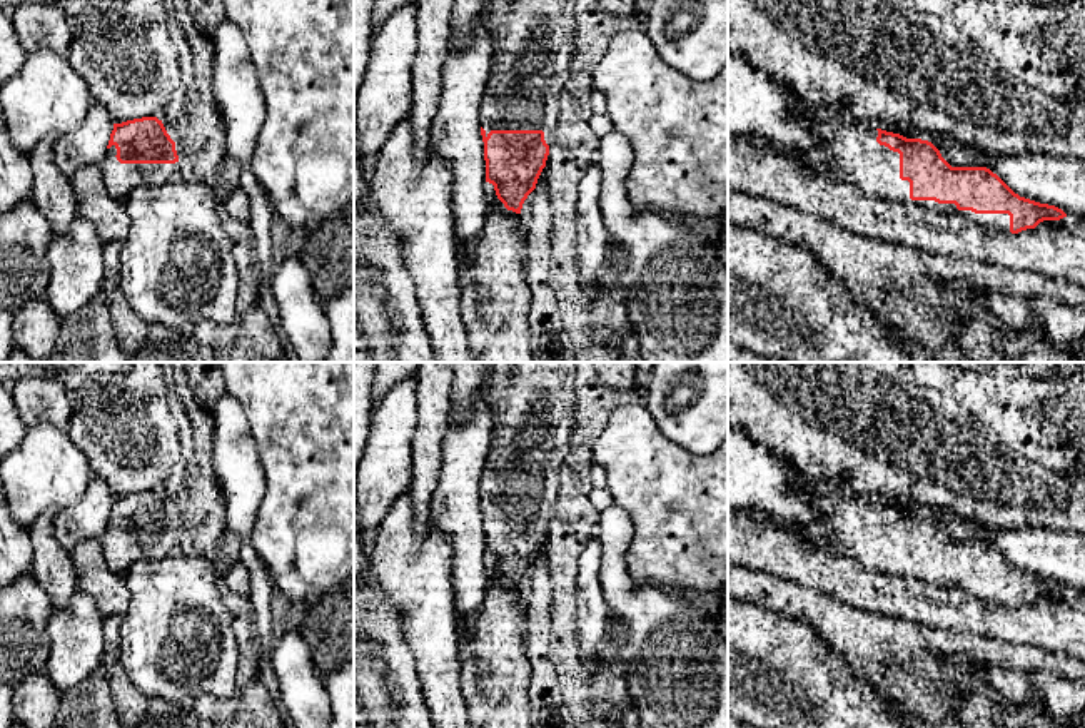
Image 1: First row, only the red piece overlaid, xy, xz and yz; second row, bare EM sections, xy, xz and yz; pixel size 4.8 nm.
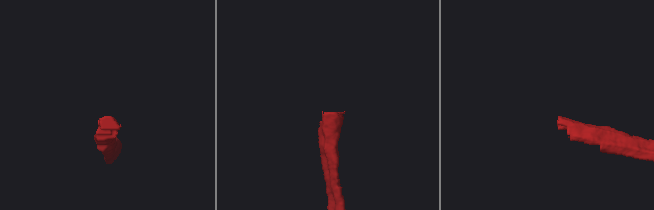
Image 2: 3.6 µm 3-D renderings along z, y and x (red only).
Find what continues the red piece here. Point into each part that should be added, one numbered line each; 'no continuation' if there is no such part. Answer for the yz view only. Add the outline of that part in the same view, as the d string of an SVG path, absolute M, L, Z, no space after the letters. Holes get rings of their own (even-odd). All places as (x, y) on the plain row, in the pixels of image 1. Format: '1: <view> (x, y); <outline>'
1: yz (848, 526); M825 486L815 491L810 498L810 504L818 508L823 514L820 519L808 524L785 521L791 529L798 531L803 541L811 548L826 546L835 554L858 559L866 568L875 568L890 574L905 578L916 578L925 583L936 583L945 586L960 586L965 591L973 593L980 599L997 601L1010 606L1008 588L975 588L971 584L958 584L955 578L938 578L935 574L911 574L910 556L900 553L900 528L890 524L876 516L878 504L866 496L858 496L845 489L833 489Z

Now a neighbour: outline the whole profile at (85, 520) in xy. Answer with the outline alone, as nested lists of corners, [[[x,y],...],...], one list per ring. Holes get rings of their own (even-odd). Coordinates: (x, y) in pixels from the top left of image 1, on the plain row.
[[[93,476],[85,494],[75,504],[55,513],[53,533],[57,541],[70,553],[80,541],[100,539],[107,529],[112,504],[110,488],[103,479]]]

